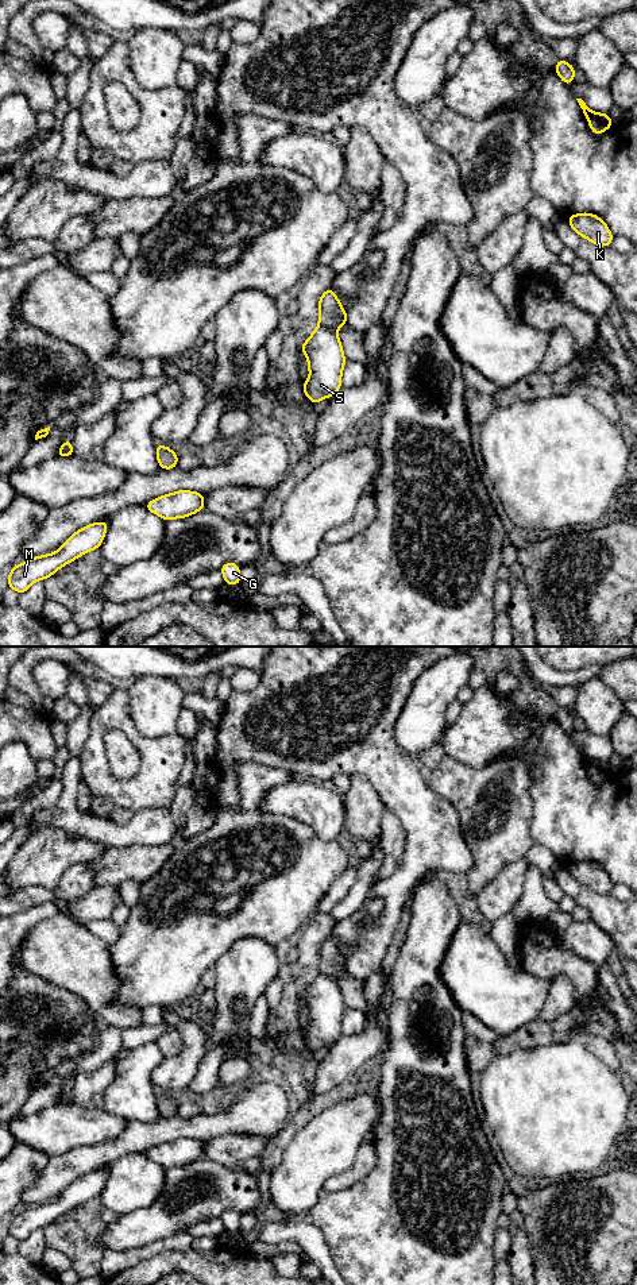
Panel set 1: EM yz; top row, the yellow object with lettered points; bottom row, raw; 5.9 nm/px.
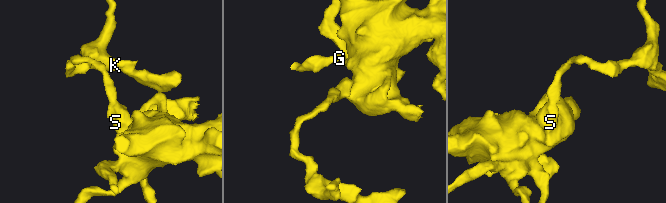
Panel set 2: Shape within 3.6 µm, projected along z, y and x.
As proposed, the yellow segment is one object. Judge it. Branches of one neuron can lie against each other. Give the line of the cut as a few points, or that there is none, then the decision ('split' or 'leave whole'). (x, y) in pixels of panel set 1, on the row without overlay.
cut yz (319, 972), (335, 979); split

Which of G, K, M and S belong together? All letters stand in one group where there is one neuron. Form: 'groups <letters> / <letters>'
groups G M S / K

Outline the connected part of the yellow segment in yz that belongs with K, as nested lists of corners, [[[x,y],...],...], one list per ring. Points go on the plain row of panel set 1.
[[[584,860],[568,864],[570,875],[591,891],[606,895],[613,890],[613,881],[606,871],[597,863]]]

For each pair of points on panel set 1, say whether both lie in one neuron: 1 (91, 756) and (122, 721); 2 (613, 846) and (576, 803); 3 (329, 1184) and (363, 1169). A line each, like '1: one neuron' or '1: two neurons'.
1: one neuron
2: one neuron
3: one neuron

